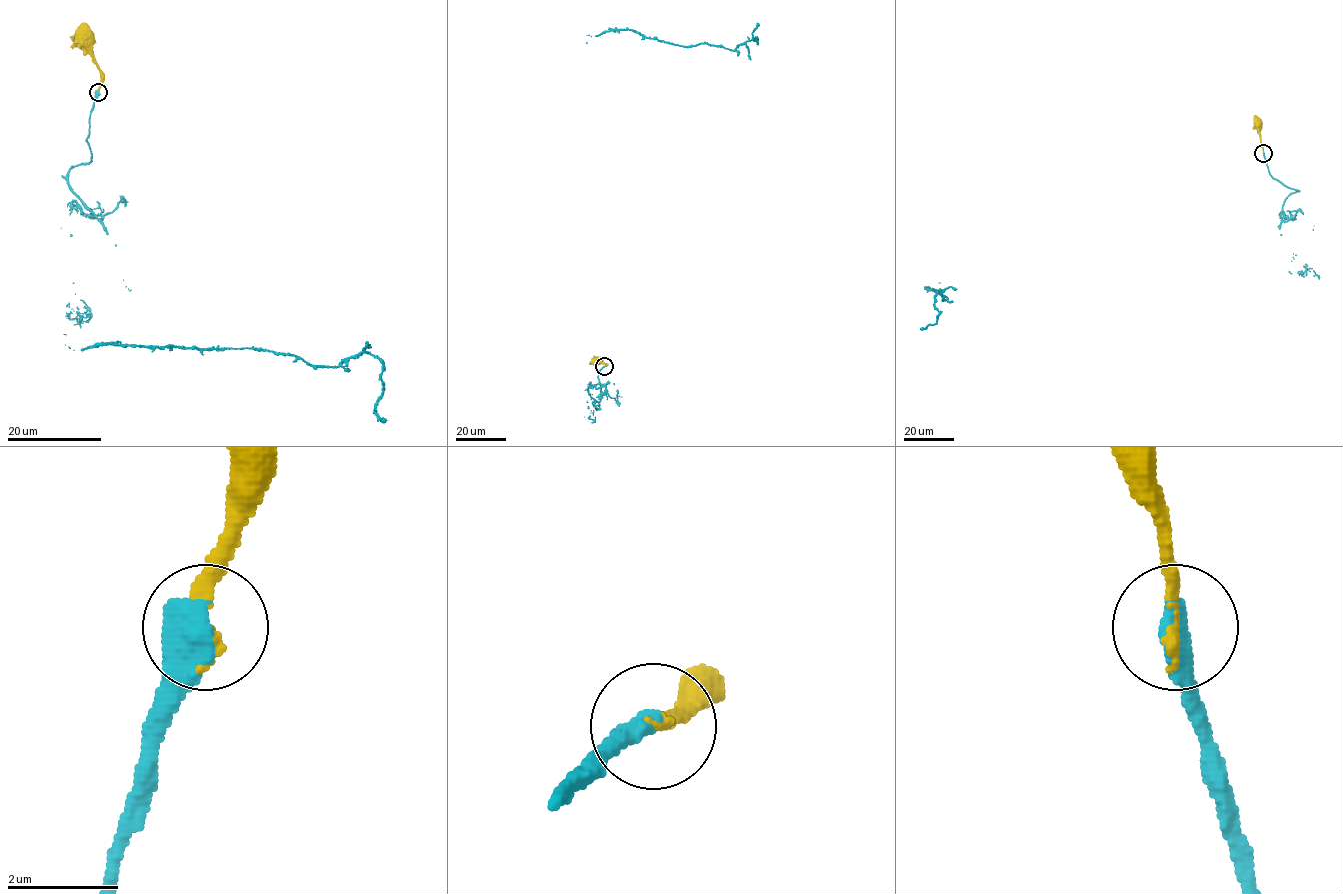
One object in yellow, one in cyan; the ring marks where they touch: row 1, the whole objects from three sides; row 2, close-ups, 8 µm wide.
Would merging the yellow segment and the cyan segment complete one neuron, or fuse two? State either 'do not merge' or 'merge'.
merge

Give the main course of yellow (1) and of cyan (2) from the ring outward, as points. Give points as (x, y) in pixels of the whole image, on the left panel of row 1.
1: (98, 92), (99, 67), (90, 51), (89, 39), (83, 36)
2: (98, 92), (91, 161), (72, 167), (67, 180), (105, 229), (65, 334), (71, 311), (73, 324)

